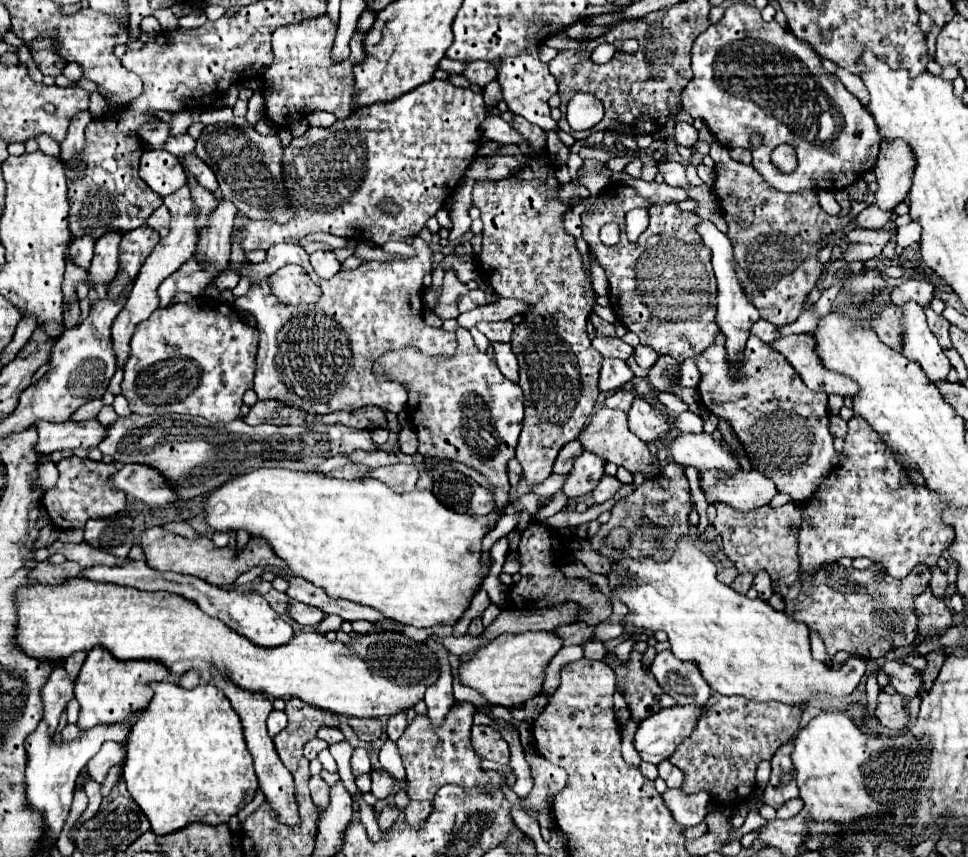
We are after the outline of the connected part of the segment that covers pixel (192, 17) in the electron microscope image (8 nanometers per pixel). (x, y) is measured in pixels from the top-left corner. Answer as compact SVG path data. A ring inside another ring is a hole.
M190 13L180 17L180 27L184 29L194 29L194 27L202 27L206 23L206 13Z

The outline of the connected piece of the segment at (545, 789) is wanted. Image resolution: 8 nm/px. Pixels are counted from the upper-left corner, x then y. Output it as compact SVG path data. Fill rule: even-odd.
M534 749L526 751L526 761L530 763L532 777L534 777L534 789L526 801L522 801L522 809L546 809L552 807L554 793L566 785L566 771L560 767L548 763L542 759Z

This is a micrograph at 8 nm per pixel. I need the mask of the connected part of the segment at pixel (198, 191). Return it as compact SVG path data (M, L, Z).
M188 177L188 187L192 189L192 197L194 197L194 201L198 203L198 207L200 207L200 215L198 215L198 231L202 229L202 227L206 227L206 221L208 221L208 215L214 211L214 207L216 207L216 195L212 193L212 191L208 191L208 189L204 189L204 187L200 187L192 177Z

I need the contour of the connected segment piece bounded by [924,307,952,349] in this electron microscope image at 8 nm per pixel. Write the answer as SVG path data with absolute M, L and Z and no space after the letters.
M924 307L924 313L926 313L926 317L928 317L928 327L930 327L930 331L938 337L938 341L940 341L940 345L944 347L944 349L952 349L952 343L950 343L950 323L942 317L942 315L938 315L938 313L934 313L930 307Z

